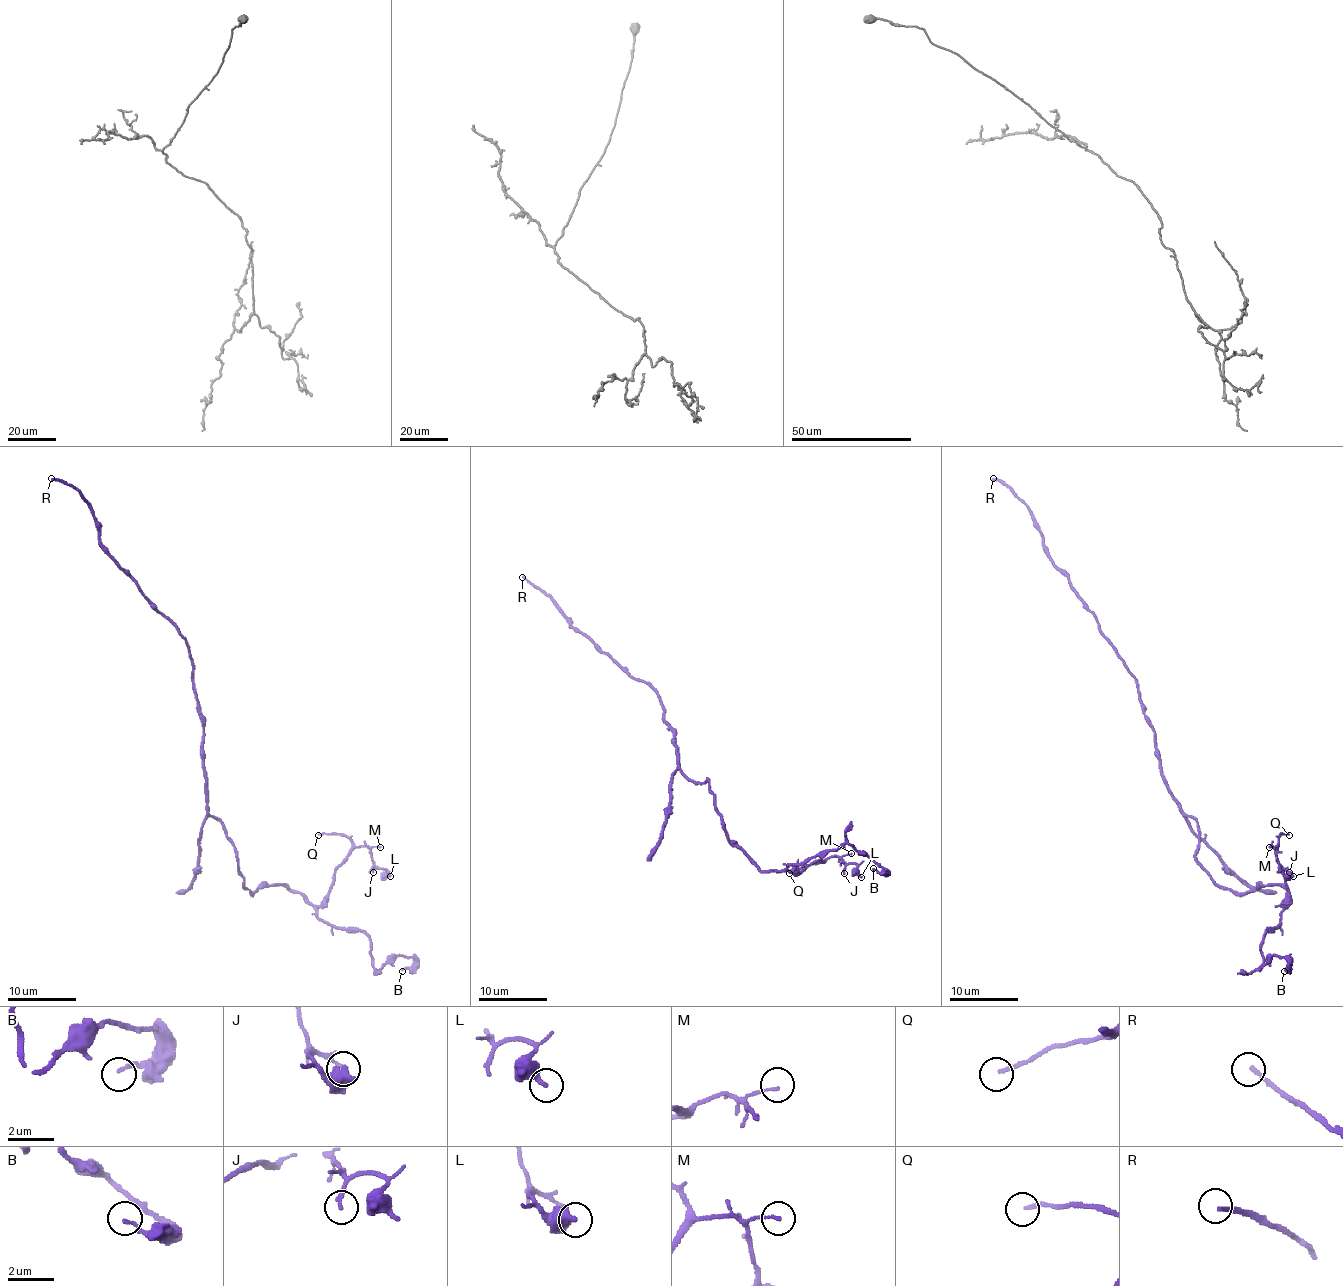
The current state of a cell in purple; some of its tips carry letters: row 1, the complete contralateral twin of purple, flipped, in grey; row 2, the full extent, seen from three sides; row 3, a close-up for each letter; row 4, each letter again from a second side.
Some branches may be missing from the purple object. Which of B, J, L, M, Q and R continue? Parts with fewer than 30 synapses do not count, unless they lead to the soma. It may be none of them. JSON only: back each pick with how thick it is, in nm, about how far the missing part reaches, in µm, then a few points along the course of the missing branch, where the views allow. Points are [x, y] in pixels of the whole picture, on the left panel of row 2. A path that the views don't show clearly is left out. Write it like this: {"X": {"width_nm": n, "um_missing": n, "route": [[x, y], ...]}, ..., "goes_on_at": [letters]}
{"R": {"width_nm": 170, "um_missing": 140}, "goes_on_at": ["R"]}

